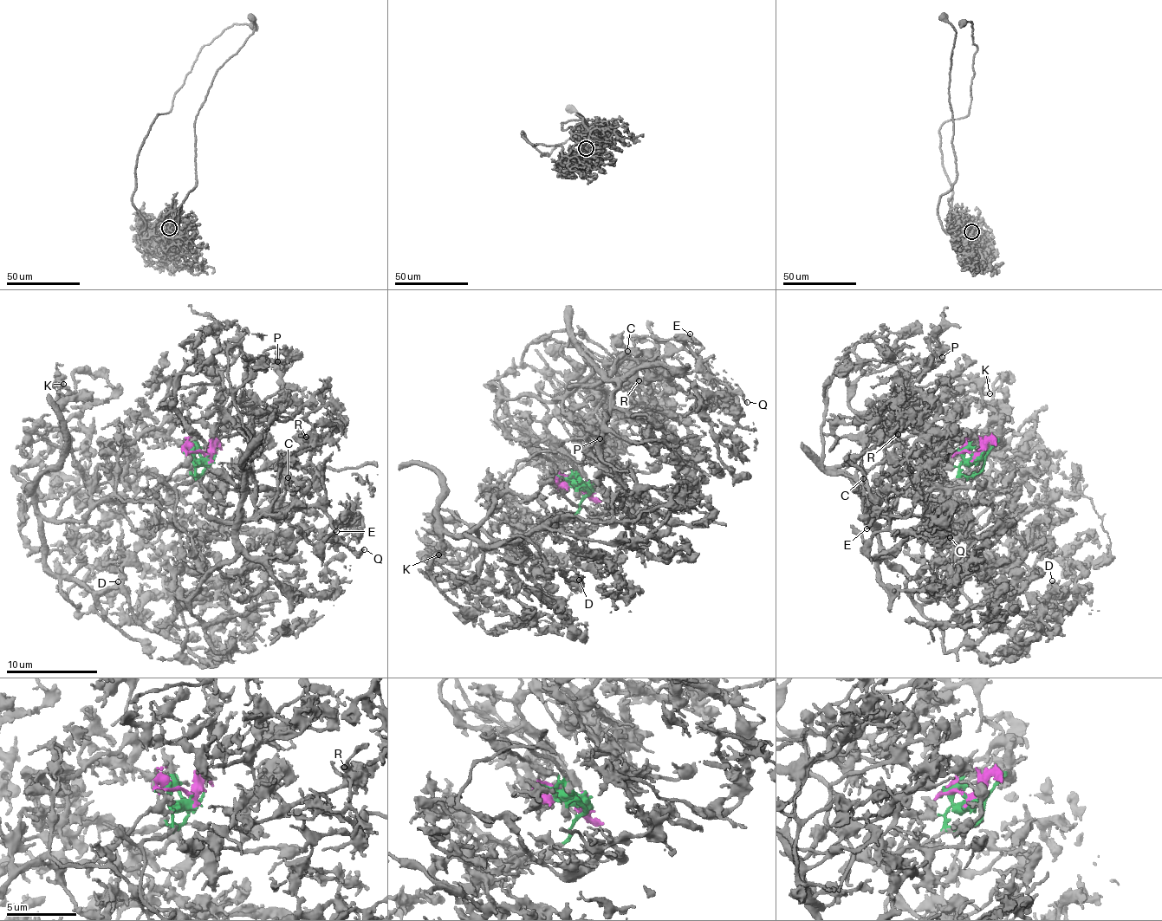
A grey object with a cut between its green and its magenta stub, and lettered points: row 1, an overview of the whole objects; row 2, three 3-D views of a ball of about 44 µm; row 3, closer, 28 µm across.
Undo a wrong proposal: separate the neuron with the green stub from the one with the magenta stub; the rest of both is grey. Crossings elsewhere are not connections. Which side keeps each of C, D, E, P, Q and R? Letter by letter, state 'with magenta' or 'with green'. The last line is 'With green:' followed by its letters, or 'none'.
C: with green
D: with magenta
E: with green
P: with green
Q: with green
R: with green
With green: C, E, P, Q, R

